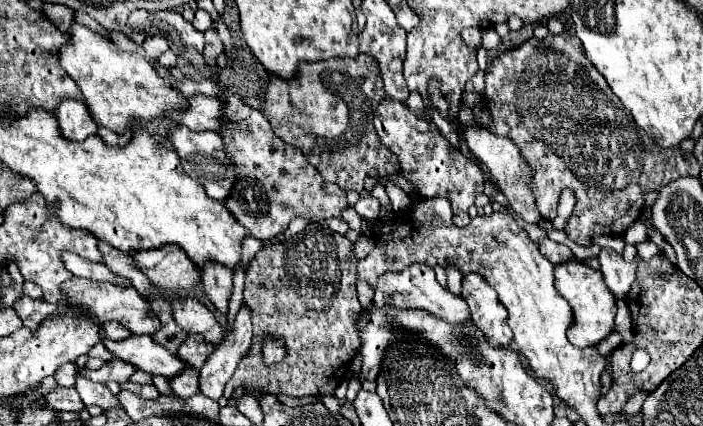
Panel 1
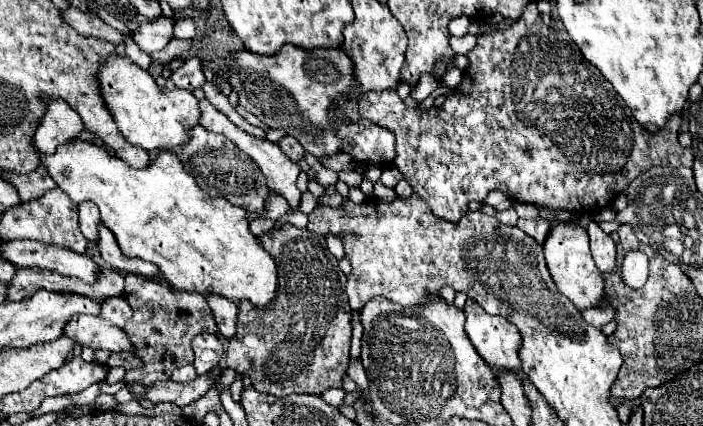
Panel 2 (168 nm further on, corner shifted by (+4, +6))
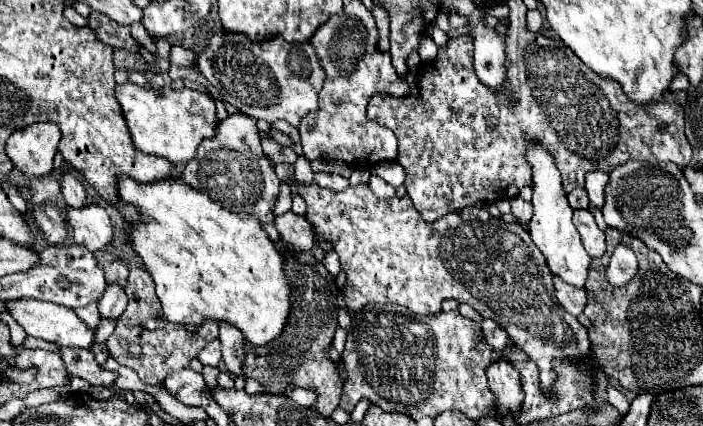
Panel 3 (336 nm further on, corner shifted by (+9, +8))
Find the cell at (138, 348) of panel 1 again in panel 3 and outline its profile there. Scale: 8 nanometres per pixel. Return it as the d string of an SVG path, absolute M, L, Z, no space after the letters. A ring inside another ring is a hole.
M12 299L4 303L8 313L12 315L12 319L32 337L40 337L52 343L58 343L60 347L90 347L94 333L86 327L86 323L74 313L68 311L68 307L60 307L56 303L48 303L48 301L40 301L40 299Z

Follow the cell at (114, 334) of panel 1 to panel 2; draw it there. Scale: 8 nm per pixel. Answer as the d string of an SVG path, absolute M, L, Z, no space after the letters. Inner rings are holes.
M119 295L119 297L109 297L109 299L105 299L103 301L103 305L101 305L101 317L103 319L107 319L109 323L113 323L115 327L125 327L125 323L127 323L127 319L133 315L133 311L131 311L131 307L129 307L129 303L125 301L125 297L123 295Z

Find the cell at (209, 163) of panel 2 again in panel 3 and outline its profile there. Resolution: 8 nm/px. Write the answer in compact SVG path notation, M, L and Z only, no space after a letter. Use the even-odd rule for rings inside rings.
M238 111L220 121L220 131L216 133L216 139L204 139L204 143L200 143L196 159L188 163L188 167L184 167L184 183L208 195L212 201L218 201L228 211L244 211L260 219L270 239L280 241L278 229L274 225L274 205L280 193L280 179L276 177L274 167L262 153L256 119Z

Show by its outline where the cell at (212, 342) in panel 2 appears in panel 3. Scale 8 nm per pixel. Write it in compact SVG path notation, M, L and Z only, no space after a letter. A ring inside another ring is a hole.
M212 341L210 347L204 347L204 351L198 355L200 363L202 365L210 365L210 367L218 367L220 359L222 359L222 353L220 353L220 341Z

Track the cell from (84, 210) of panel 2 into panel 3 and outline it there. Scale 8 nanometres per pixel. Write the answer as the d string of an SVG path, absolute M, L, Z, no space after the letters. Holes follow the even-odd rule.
M66 171L60 179L60 185L62 185L62 197L64 197L64 201L68 203L68 206L80 207L80 205L84 205L82 199L86 199L87 193L84 193L82 181L76 175Z

